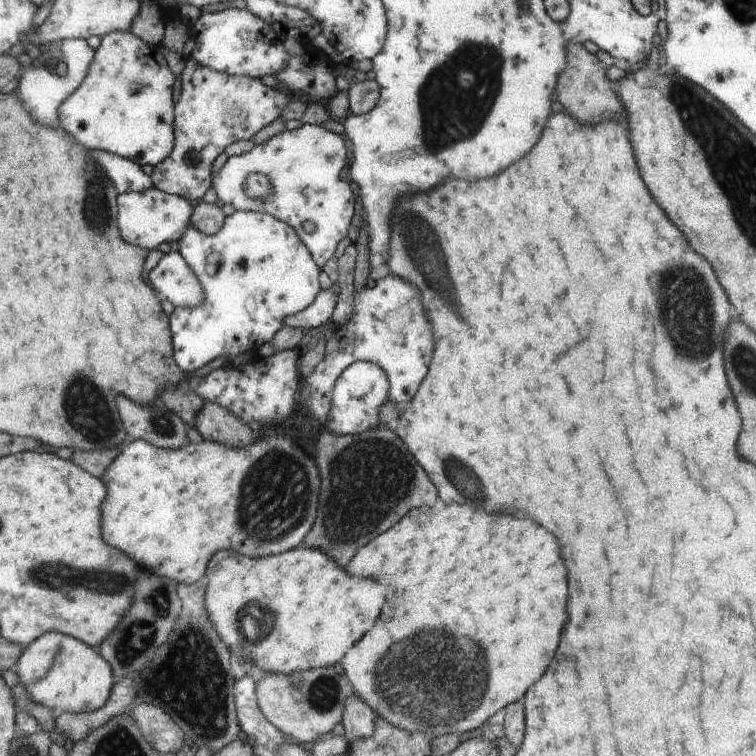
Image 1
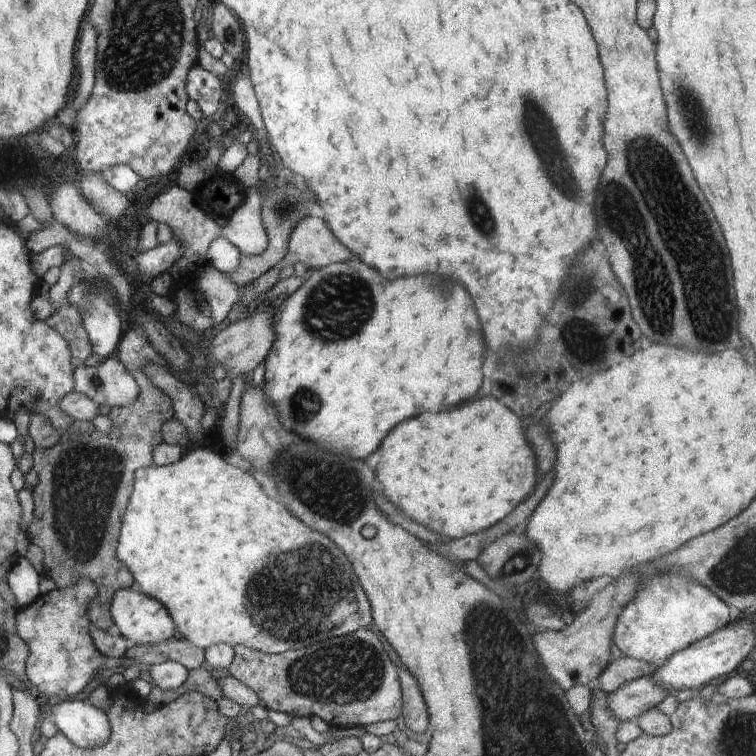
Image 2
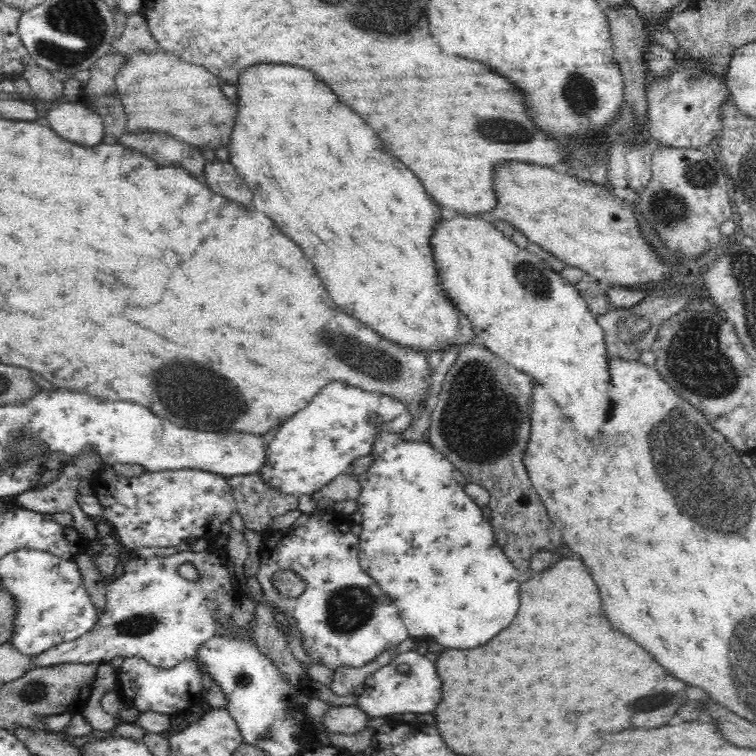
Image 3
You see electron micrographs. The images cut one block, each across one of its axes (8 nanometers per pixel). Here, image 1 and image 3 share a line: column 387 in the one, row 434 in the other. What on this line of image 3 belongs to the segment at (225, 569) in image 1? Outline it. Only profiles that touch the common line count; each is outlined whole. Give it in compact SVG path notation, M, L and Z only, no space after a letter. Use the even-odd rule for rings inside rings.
M460 212L452 218L444 219L444 216L438 220L436 230L434 230L434 238L432 238L432 246L434 246L434 258L436 258L436 268L438 268L438 276L440 282L444 286L444 291L448 294L448 298L454 303L454 306L470 320L477 342L481 343L484 348L494 352L496 356L500 357L508 364L512 364L514 368L518 368L520 372L532 376L538 384L542 384L544 388L556 388L556 396L554 400L560 404L562 412L576 424L576 428L580 432L584 432L590 442L594 442L594 446L600 444L600 438L608 428L608 418L612 412L612 400L610 400L610 390L608 388L592 388L592 386L612 386L608 384L610 379L610 371L608 371L608 358L610 357L604 343L604 331L597 323L596 317L591 313L588 303L585 302L583 296L578 292L575 285L572 285L567 280L562 278L560 273L555 272L553 269L541 260L536 254L528 252L526 248L522 249L516 246L512 240L503 236L503 234L493 225L492 221L476 215L475 218L469 219L469 215L464 215Z

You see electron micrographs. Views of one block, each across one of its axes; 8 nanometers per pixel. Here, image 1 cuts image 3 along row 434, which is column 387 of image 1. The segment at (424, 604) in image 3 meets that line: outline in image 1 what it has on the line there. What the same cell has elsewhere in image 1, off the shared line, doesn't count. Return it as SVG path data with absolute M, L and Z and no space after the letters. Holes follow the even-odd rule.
M356 361L347 366L336 379L331 394L331 409L325 428L337 435L358 434L380 425L379 412L389 400L389 380L376 363Z

